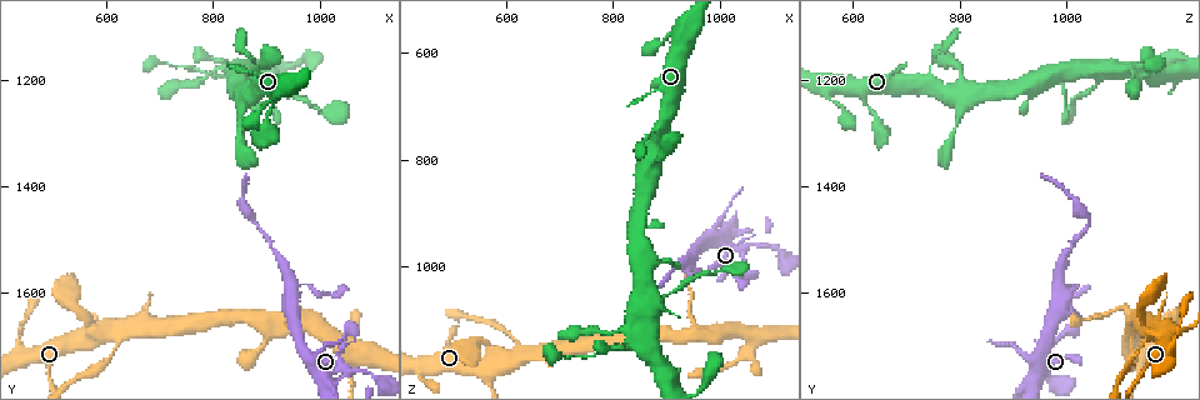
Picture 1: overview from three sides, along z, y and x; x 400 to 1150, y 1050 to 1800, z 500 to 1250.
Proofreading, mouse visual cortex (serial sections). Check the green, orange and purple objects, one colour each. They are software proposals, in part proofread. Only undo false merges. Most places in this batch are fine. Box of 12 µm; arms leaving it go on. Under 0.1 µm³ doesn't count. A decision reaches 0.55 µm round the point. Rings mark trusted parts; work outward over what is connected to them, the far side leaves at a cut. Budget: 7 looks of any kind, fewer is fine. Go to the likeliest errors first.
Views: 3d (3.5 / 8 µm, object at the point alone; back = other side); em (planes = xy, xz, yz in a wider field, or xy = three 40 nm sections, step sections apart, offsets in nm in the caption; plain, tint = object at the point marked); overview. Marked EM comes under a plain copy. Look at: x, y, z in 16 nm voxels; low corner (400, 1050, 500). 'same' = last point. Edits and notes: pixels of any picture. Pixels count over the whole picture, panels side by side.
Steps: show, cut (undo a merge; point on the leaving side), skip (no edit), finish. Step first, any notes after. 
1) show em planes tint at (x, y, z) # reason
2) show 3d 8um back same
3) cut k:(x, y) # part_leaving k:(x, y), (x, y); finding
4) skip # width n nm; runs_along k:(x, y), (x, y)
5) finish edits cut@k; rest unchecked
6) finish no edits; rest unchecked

show 3d 8um at (610, 1720, 1125) # sudden change in width

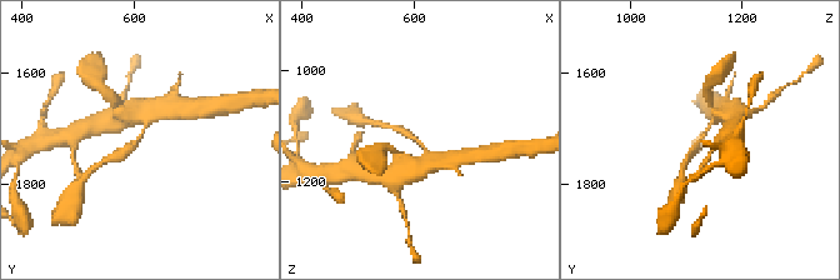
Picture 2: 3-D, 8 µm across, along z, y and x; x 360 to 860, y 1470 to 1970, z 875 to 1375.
show 3d 3.5um at (615, 1720, 1135) # closer look

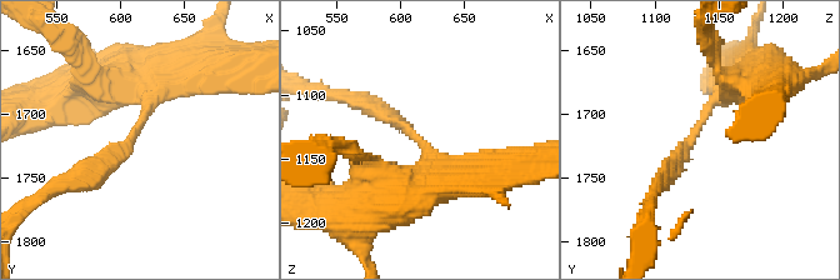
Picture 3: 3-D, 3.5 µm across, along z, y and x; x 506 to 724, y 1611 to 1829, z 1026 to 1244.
skip # runs_along 3:(746, 79), (710, 105), (660, 183); one cell here

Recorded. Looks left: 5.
show 3d 3.5um at (915, 1515, 1005) # a narrow waist

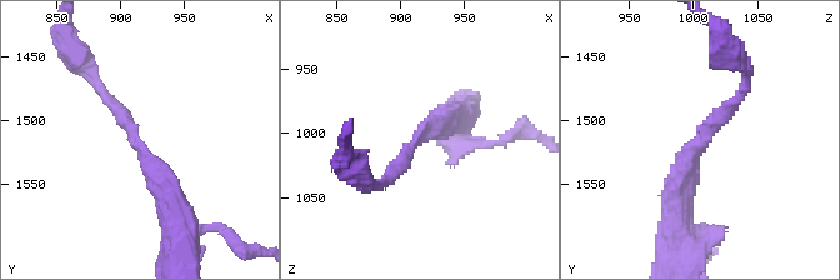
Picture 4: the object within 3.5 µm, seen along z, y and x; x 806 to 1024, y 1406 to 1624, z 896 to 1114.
show em xy step 3 tint at (910, 1512, 1008) # arm_widths 150, 350 nm

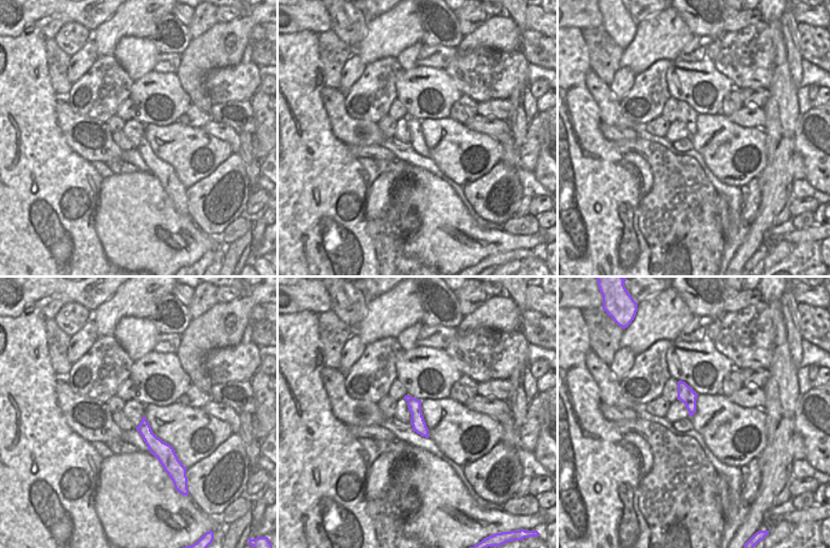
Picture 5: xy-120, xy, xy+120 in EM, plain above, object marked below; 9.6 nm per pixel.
skip # one cell here

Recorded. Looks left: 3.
show 3d 3.5um at (1065, 1700, 1135) # calibre changes

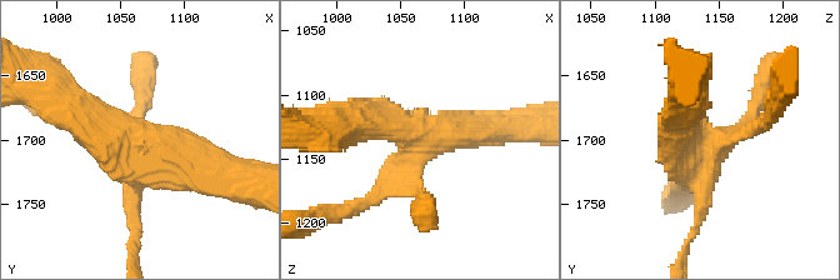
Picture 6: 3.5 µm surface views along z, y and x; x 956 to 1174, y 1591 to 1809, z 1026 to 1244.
show em xy step 3 tint at (1062, 1698, 1134)

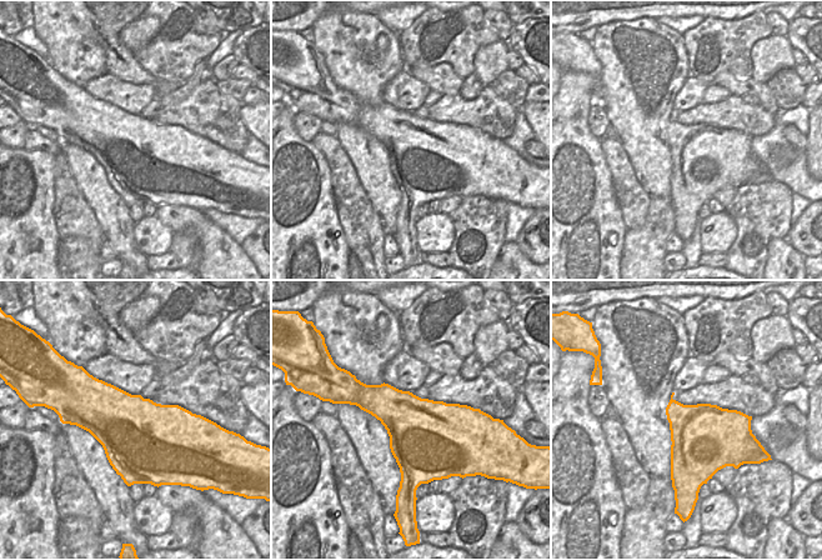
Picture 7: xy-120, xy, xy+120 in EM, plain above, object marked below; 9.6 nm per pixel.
show em planes tint same # cut it another way

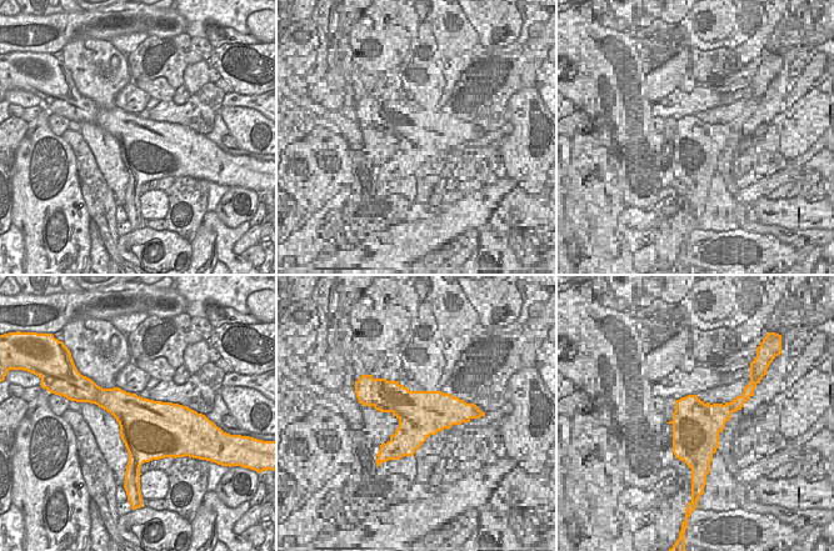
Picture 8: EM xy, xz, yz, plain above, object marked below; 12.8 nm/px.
skip # all the same cell

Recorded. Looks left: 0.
finish no edits; rest unchecked

